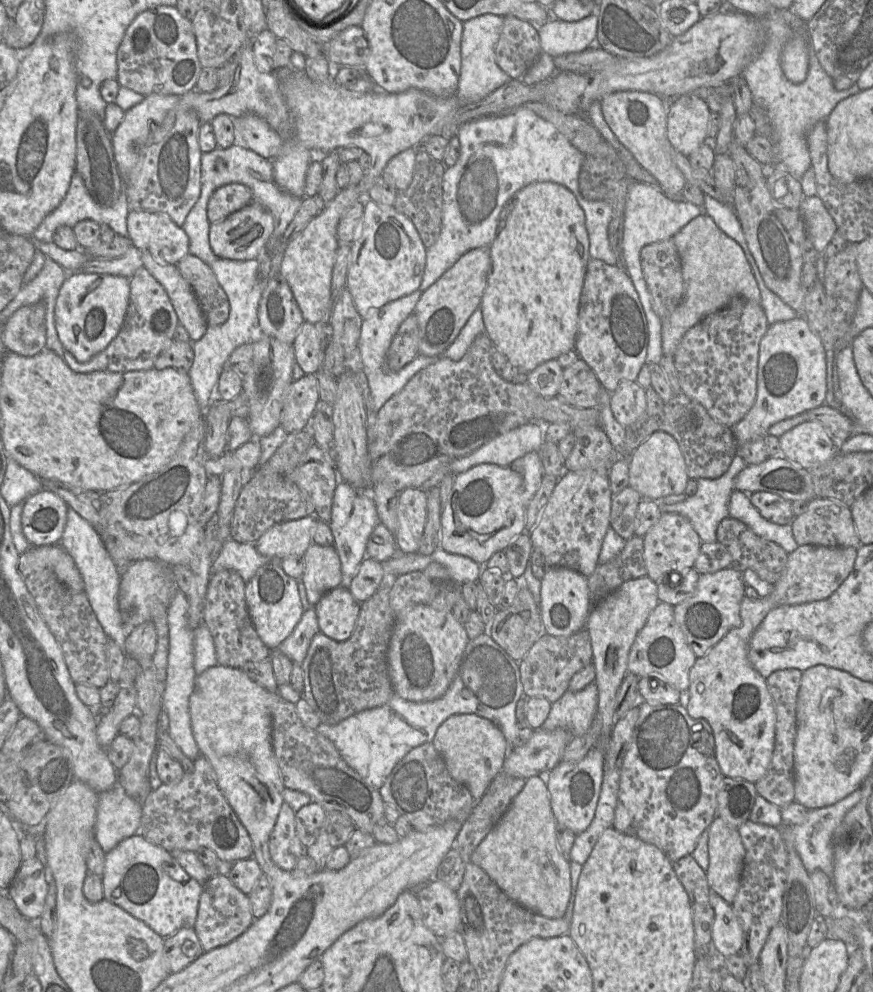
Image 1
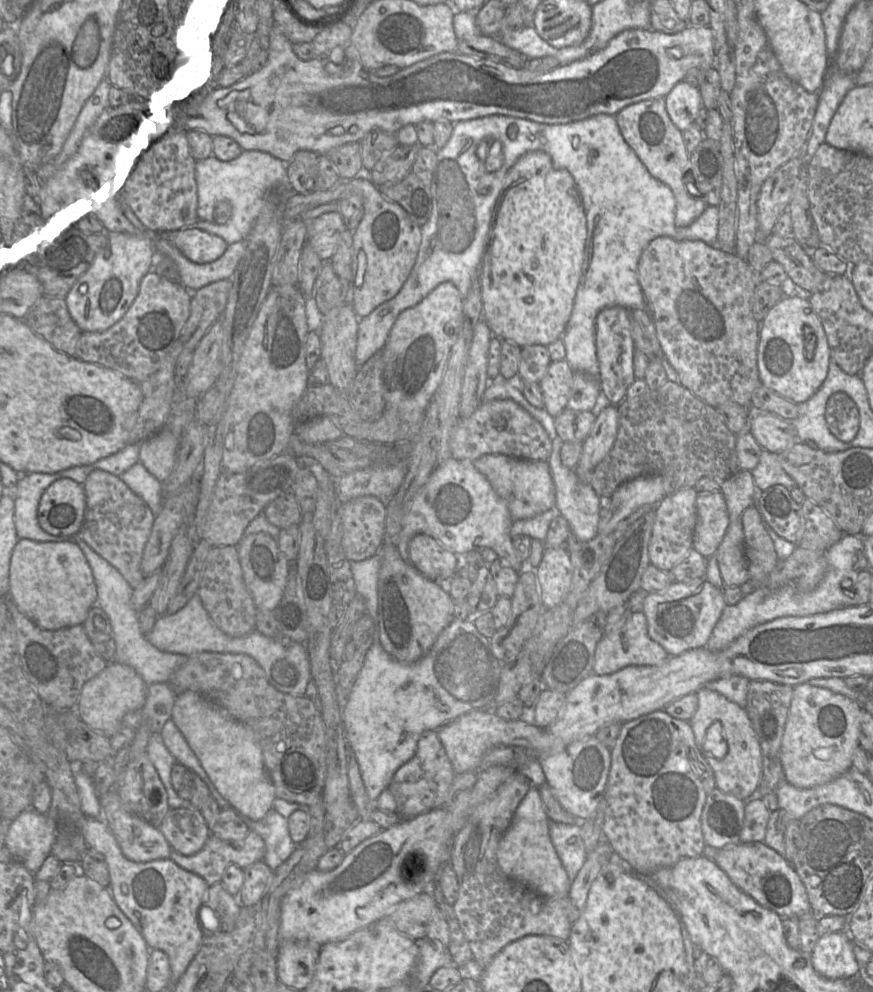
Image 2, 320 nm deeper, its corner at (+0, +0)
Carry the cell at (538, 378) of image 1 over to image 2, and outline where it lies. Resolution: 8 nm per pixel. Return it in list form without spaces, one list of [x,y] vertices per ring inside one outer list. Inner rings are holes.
[[[529,345],[522,347],[518,367],[519,382],[539,383],[551,361],[547,346]]]

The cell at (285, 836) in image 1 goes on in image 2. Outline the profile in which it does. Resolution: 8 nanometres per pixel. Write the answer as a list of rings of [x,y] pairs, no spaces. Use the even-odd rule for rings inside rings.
[[[249,831],[242,842],[227,842],[210,835],[197,853],[185,856],[172,850],[169,858],[181,868],[201,876],[211,886],[221,882],[229,865],[234,864],[243,869],[263,861],[265,853],[263,839],[257,833]]]

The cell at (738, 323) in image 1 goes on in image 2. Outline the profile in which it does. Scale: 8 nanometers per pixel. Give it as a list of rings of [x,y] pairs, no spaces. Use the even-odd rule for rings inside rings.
[[[661,236],[653,239],[641,253],[638,280],[662,353],[676,372],[680,385],[714,408],[726,402],[751,406],[752,393],[761,384],[757,367],[761,322],[754,319],[751,307],[758,275],[746,260],[701,240],[677,241]]]

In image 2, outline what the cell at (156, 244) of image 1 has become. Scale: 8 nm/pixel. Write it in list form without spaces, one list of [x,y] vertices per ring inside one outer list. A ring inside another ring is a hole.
[[[193,227],[160,233],[186,258],[198,264],[205,264],[218,259],[228,246],[221,237]]]

